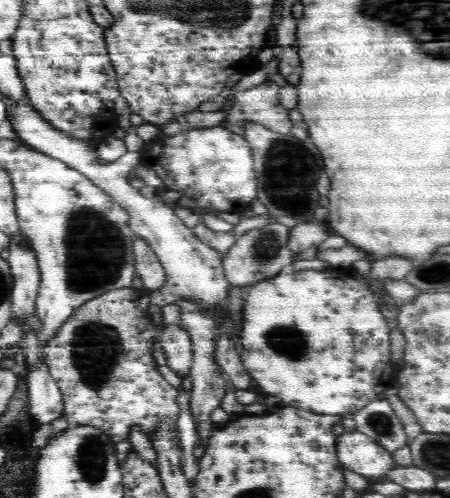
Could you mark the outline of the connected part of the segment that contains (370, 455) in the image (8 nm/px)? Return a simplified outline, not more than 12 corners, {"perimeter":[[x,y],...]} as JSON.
{"perimeter":[[356,430],[336,440],[345,468],[379,482],[397,464]]}

